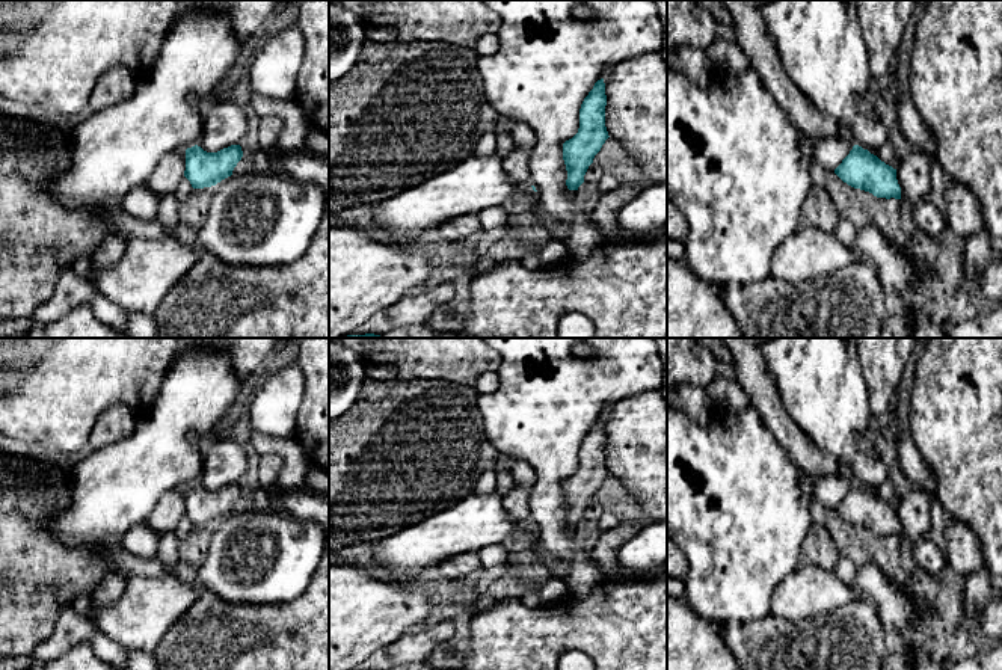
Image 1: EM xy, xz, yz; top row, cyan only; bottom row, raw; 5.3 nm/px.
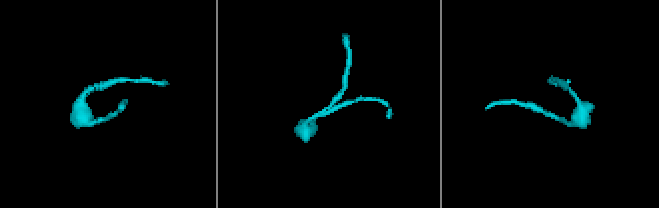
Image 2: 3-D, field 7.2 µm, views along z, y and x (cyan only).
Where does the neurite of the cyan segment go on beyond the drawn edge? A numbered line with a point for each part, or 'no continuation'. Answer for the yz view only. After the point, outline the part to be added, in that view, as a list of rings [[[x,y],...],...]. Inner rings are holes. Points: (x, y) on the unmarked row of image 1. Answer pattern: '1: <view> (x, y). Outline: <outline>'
no continuation

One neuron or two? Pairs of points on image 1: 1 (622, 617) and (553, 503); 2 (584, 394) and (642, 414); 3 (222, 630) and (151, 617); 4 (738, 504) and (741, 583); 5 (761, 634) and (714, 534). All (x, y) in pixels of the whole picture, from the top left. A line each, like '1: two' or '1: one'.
1: two
2: two
3: two
4: one
5: two

